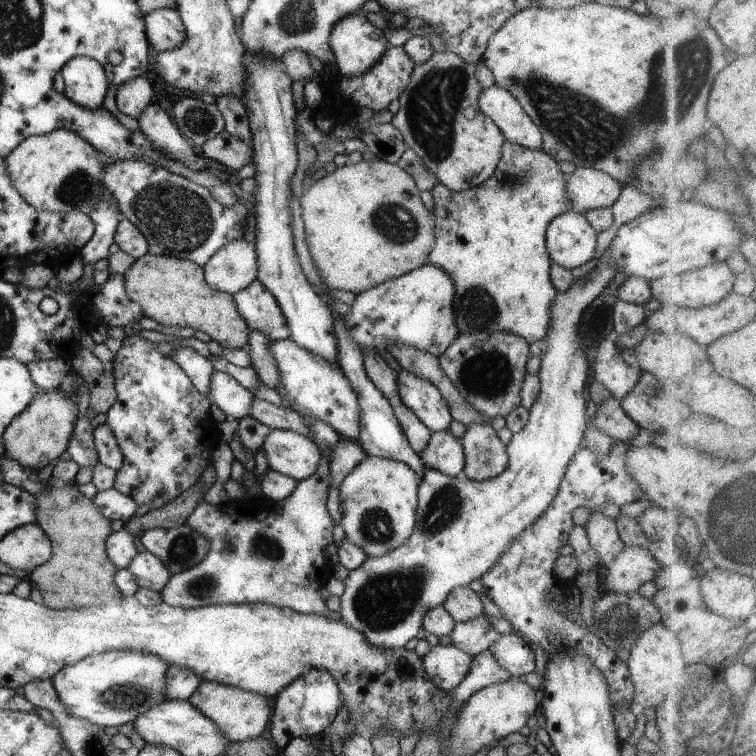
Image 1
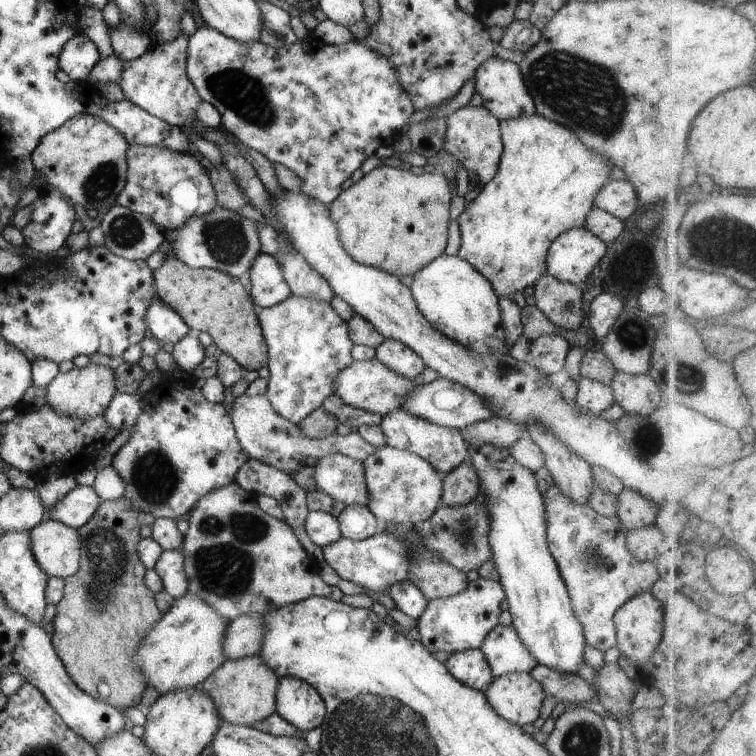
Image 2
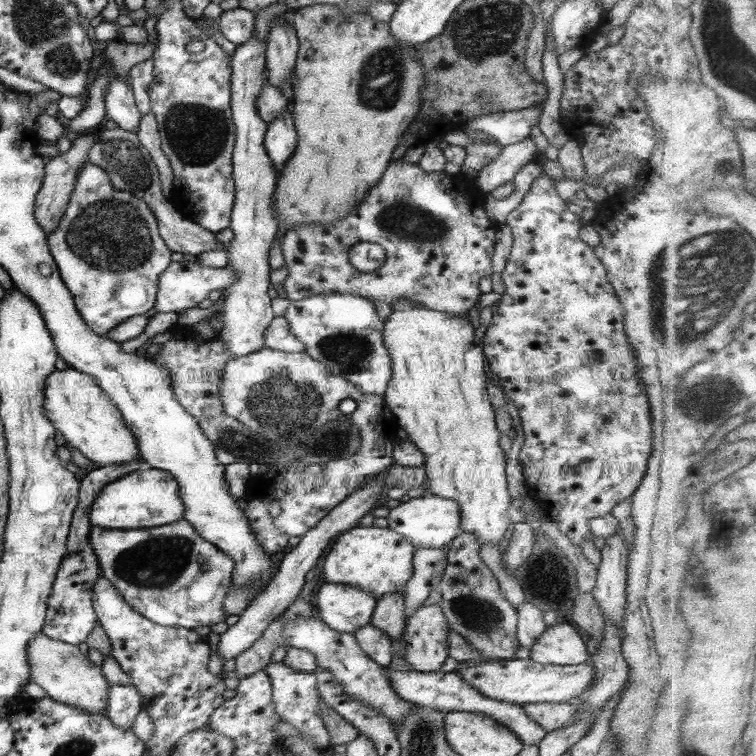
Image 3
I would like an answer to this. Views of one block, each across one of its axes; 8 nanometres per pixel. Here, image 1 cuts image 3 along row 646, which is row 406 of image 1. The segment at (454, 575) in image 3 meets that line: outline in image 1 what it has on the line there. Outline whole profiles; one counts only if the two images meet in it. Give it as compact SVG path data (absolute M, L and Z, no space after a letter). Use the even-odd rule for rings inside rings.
M479 328L460 333L454 342L438 357L444 374L486 418L505 418L521 405L521 384L526 372L526 361L531 357L529 342L508 331L489 333Z

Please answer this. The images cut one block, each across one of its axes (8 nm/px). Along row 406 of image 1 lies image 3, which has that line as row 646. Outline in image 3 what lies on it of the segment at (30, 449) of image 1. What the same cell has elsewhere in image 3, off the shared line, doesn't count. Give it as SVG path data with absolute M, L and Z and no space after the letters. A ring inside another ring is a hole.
M40 632L28 641L27 661L30 667L30 682L39 684L48 697L88 711L92 716L96 713L106 715L108 681L103 676L101 667L96 666L83 654L78 645L57 641Z

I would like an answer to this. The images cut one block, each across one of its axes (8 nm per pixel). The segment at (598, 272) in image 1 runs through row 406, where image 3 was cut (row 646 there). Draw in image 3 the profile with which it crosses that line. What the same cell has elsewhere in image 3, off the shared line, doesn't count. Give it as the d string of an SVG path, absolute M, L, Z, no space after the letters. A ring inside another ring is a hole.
M574 624L550 625L529 648L529 658L545 665L579 665L588 660L589 640Z

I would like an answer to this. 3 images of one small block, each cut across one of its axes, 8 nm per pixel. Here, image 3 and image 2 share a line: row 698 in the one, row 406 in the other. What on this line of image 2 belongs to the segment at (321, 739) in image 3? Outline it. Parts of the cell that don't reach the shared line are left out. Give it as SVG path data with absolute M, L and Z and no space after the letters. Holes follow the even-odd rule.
M292 292L282 302L267 309L257 307L255 311L267 344L267 365L270 373L267 380L268 400L283 419L298 424L320 407L325 398L335 394L338 373L350 366L354 360L350 355L354 344L349 337L348 323L332 309L329 302L318 297L306 298Z

